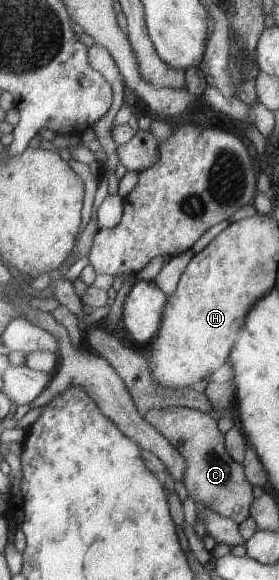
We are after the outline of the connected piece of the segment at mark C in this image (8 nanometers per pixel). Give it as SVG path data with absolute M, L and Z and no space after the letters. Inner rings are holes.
M187 407L151 409L143 417L184 458L186 469L181 481L187 496L222 517L230 518L236 525L242 523L249 516L248 510L254 499L252 486L246 481L243 465L228 455L224 436L217 429L217 419Z

